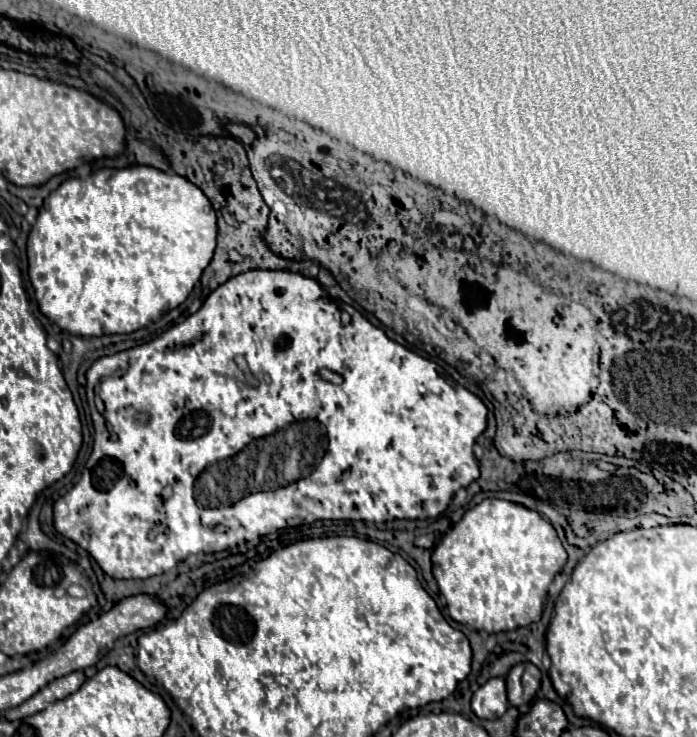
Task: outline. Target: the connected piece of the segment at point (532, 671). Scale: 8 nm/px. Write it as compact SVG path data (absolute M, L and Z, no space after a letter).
M532 662L516 664L506 674L508 702L516 706L522 714L524 710L528 710L538 690L540 690L540 670Z

